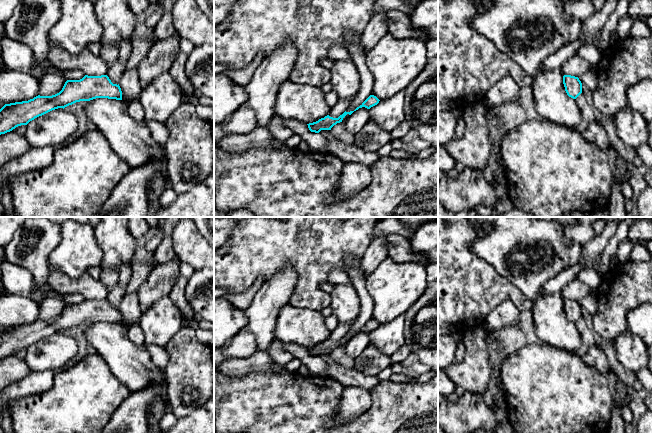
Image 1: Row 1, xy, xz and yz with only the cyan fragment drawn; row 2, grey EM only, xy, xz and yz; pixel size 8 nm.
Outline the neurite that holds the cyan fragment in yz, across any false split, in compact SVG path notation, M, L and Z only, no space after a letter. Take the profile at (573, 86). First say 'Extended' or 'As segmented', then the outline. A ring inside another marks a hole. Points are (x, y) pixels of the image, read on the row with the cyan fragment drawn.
As segmented. M564 75L563 84L567 95L573 99L576 99L582 93L582 83L578 77Z

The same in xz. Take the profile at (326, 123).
As segmented. M354 111L344 112L338 118L330 117L329 115L325 116L324 118L319 119L316 122L309 123L308 128L311 132L319 133L321 130L331 130L331 128L336 125L337 123L342 122L343 118L349 114L351 115Z

